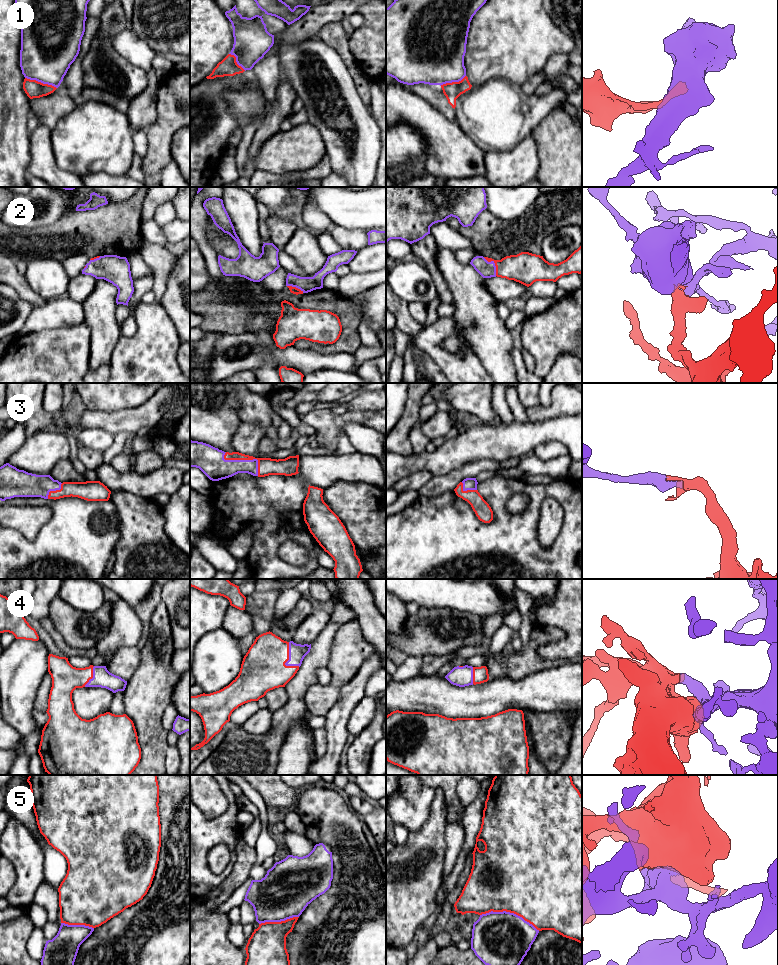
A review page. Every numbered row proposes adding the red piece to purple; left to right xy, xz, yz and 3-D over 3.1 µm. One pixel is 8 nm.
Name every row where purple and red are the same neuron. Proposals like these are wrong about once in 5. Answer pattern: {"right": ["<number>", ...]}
{"right": ["2", "3", "4", "5"]}

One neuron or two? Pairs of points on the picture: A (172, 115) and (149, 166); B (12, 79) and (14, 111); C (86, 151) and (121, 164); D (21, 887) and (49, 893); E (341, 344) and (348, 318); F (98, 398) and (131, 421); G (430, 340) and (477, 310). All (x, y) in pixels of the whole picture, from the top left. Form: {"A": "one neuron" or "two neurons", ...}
{"A": "one neuron", "B": "one neuron", "C": "one neuron", "D": "two neurons", "E": "one neuron", "F": "two neurons", "G": "two neurons"}

